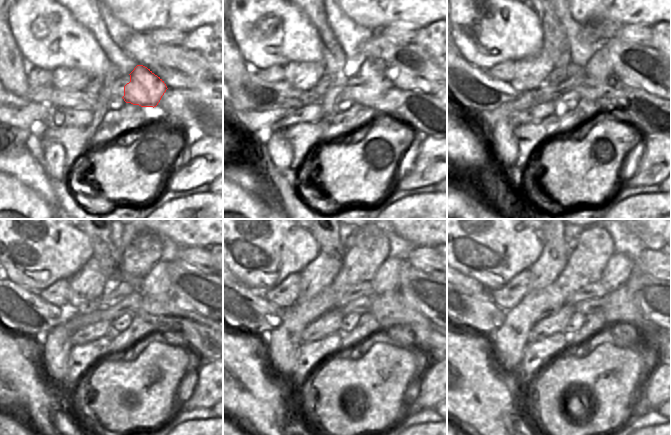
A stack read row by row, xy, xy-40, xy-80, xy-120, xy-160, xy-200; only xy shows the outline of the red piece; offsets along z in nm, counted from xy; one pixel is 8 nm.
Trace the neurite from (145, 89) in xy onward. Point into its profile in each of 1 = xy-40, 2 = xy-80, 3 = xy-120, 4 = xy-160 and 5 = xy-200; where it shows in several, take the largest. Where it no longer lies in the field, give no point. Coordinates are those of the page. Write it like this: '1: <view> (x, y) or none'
1: xy-40 (369, 83)
2: xy-80 (599, 66)
3: xy-120 (157, 281)
4: xy-160 (386, 278)
5: xy-200 (619, 267)

